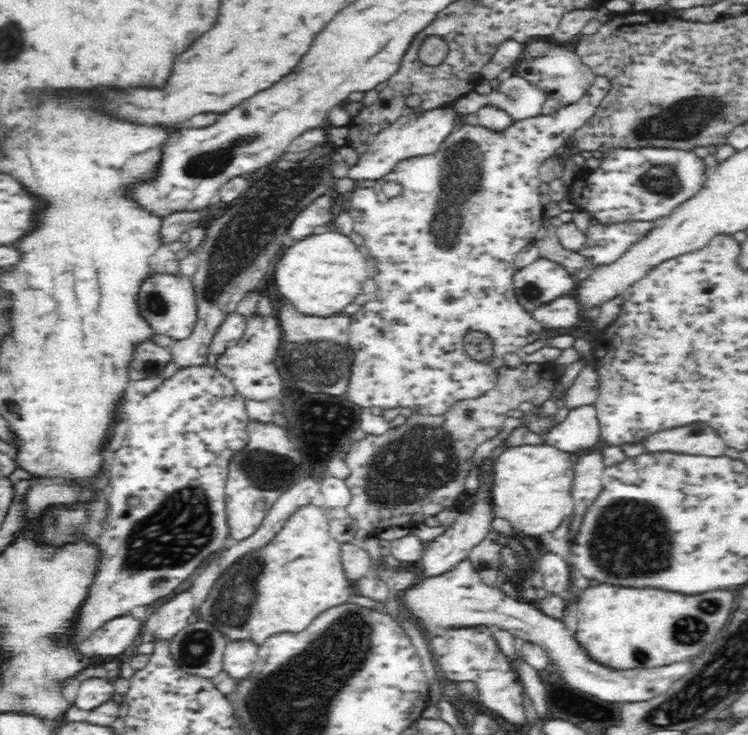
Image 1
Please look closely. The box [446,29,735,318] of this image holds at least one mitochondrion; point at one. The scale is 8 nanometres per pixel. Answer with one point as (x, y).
(684, 120)

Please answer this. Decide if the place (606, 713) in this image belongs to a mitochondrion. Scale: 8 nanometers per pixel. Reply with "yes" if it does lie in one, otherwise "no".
no

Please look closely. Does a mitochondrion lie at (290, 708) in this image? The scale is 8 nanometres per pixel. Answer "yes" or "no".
yes

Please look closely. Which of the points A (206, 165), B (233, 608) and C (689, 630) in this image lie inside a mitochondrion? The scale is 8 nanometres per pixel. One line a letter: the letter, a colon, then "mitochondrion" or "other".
A: mitochondrion
B: mitochondrion
C: mitochondrion

